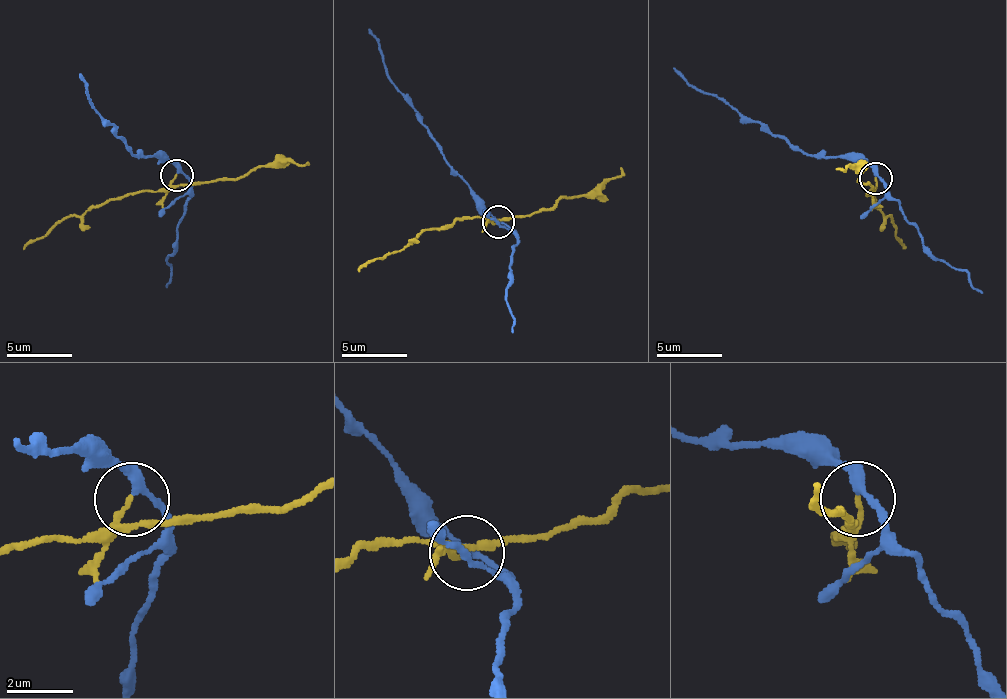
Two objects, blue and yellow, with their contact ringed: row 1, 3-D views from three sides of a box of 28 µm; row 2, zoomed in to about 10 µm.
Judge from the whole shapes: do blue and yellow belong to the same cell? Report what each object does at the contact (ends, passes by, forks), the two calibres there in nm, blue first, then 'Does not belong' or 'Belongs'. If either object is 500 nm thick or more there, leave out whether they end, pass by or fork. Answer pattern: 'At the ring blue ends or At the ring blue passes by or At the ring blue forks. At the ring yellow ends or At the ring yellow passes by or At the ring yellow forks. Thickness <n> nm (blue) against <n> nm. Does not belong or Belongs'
At the ring blue passes by. At the ring yellow ends. Thickness 280 nm (blue) against 150 nm. Does not belong

